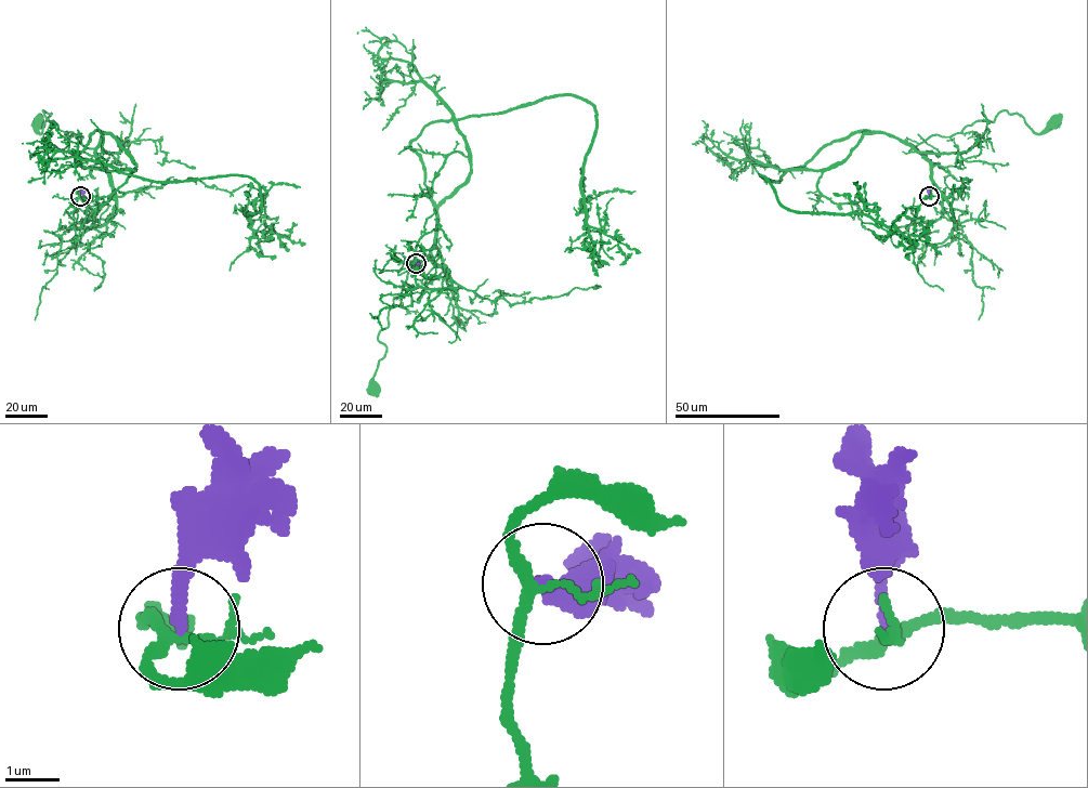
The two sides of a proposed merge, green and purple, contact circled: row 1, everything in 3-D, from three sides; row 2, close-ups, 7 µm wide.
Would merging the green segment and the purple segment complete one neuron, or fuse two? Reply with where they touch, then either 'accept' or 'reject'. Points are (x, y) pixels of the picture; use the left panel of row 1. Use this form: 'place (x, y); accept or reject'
place (80, 196); reject

